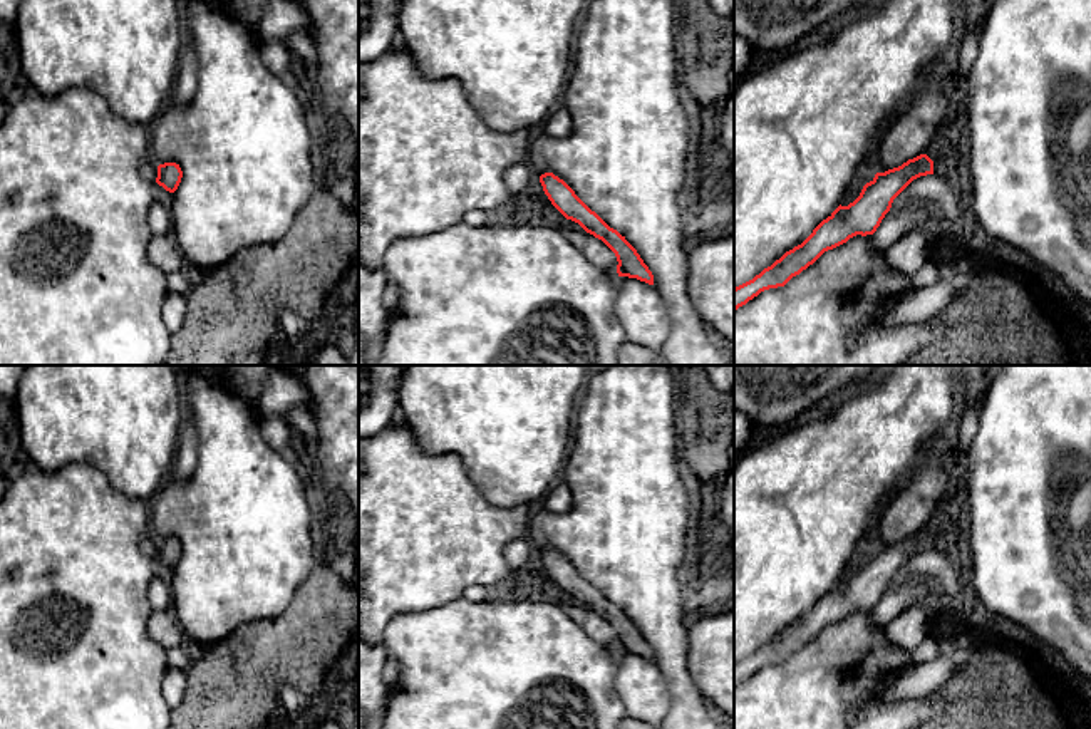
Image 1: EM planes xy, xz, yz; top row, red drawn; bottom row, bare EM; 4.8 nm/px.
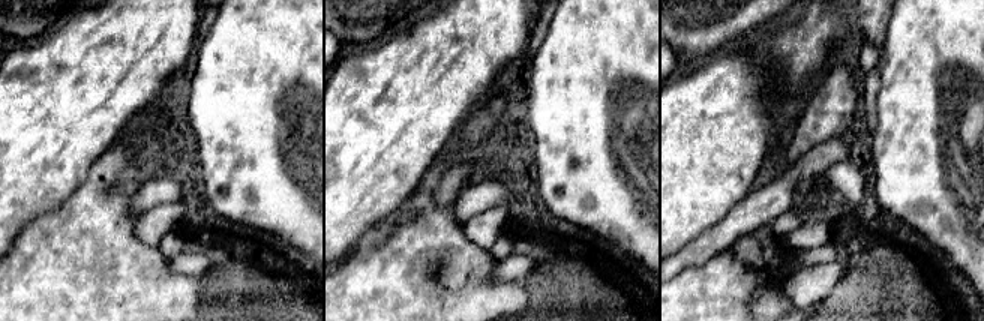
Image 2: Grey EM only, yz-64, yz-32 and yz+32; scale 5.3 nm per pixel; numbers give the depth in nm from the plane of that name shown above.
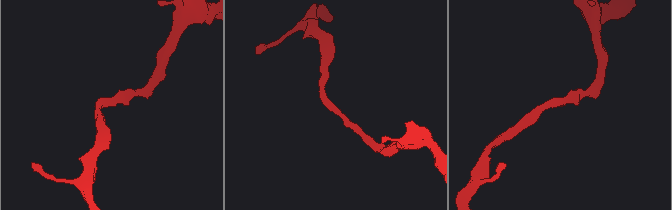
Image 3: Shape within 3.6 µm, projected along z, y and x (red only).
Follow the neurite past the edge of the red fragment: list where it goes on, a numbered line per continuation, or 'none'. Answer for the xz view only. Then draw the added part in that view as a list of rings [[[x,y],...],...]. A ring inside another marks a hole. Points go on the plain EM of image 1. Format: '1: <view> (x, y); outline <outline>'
none

